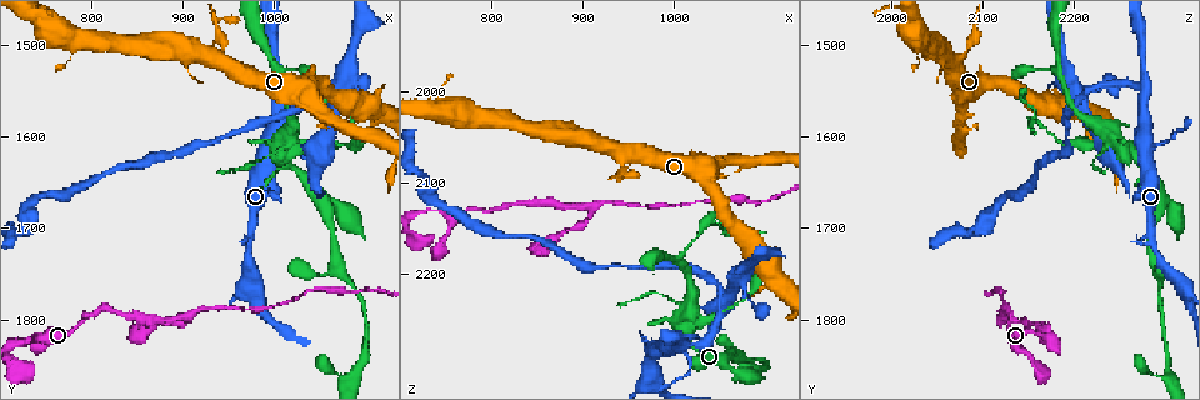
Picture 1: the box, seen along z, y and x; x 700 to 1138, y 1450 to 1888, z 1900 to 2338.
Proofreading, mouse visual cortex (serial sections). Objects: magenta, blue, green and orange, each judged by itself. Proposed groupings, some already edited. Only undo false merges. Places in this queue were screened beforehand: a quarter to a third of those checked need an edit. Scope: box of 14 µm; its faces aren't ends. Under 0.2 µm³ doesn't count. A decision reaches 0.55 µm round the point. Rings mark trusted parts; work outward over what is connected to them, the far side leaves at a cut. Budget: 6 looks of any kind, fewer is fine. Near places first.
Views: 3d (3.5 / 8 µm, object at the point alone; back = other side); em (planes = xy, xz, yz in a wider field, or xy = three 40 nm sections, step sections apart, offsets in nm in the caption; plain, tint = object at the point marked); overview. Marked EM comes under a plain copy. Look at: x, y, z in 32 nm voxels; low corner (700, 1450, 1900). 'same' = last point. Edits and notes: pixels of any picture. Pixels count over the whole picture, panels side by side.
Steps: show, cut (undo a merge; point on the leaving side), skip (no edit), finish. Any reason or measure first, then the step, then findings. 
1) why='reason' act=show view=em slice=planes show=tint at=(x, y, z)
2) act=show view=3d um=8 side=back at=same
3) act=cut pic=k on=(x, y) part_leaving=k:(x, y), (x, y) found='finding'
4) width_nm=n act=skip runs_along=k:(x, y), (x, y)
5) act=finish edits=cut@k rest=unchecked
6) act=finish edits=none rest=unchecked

why='three-way junction' act=show view=3d um=8 side=back at=(1010, 1550, 2280)

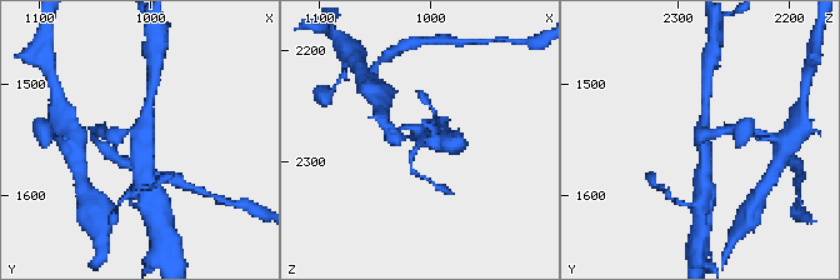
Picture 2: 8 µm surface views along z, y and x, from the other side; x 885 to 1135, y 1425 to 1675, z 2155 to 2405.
arms=3 arm_widths_nm=250,350,400 act=show view=em slice=planes show=tint at=same

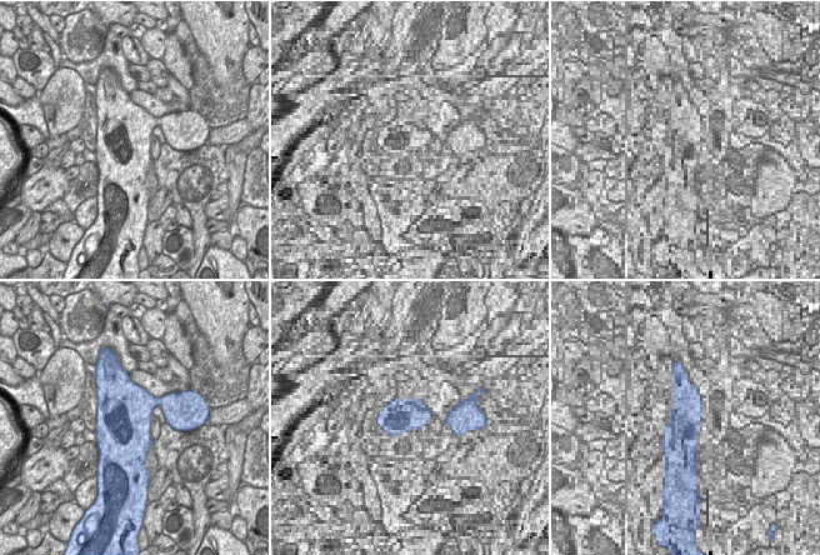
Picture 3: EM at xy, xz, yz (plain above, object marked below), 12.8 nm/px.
width_nm=700 act=cut pic=2 on=(108, 133) border=3:(149, 394), (158, 405) found='a second cell is stuck on'

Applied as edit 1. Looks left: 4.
act=show view=3d um=3.5 at=(1040, 1605, 2250)

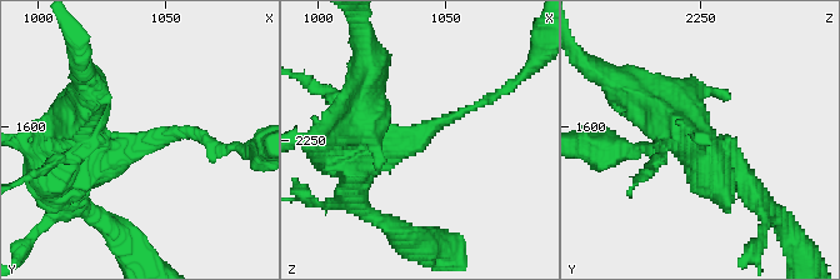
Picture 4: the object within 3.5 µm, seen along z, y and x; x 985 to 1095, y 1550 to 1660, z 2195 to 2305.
act=show view=em slice=xy step=3 show=tint at=(1041, 1606, 2248)

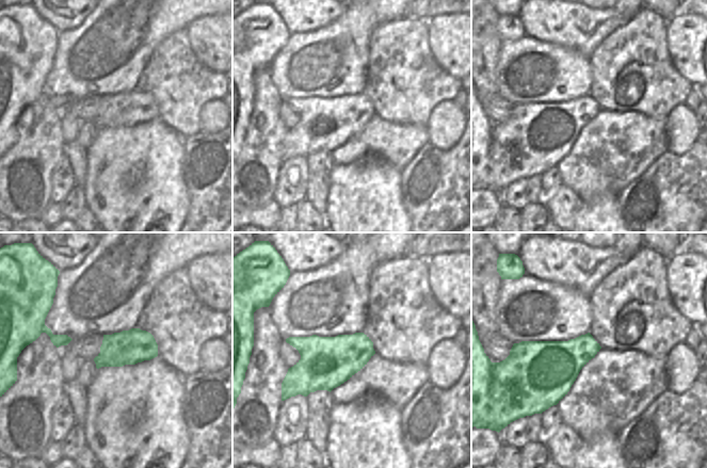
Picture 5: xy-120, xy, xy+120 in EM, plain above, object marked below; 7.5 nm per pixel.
act=cut pic=4 on=(431, 128) found='two cells meet here'

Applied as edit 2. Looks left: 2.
why='sudden change in width' act=show view=3d um=8 at=(1035, 1540, 2100)

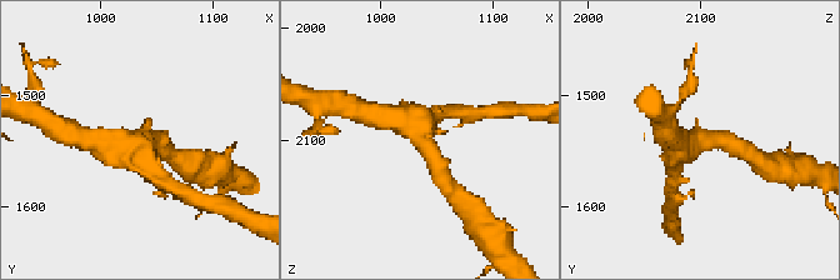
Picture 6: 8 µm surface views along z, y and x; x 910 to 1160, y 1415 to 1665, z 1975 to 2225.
why='need the tissue' act=show view=em slice=xy step=2 show=tint at=(1036, 1540, 2098)

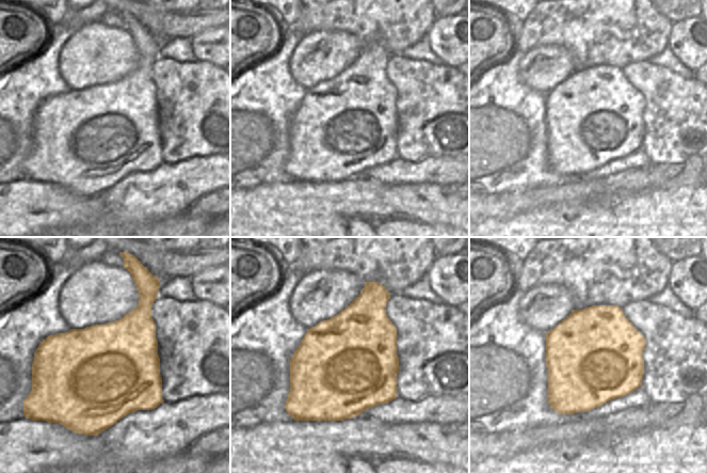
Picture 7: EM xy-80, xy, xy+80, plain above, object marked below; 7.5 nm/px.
width_nm=750 act=skip runs_along=6:(381, 119), (406, 120), (431, 154) found='continuous, no second cell'

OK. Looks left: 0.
act=finish edits=cut@2,cut@4 rest=unchecked

